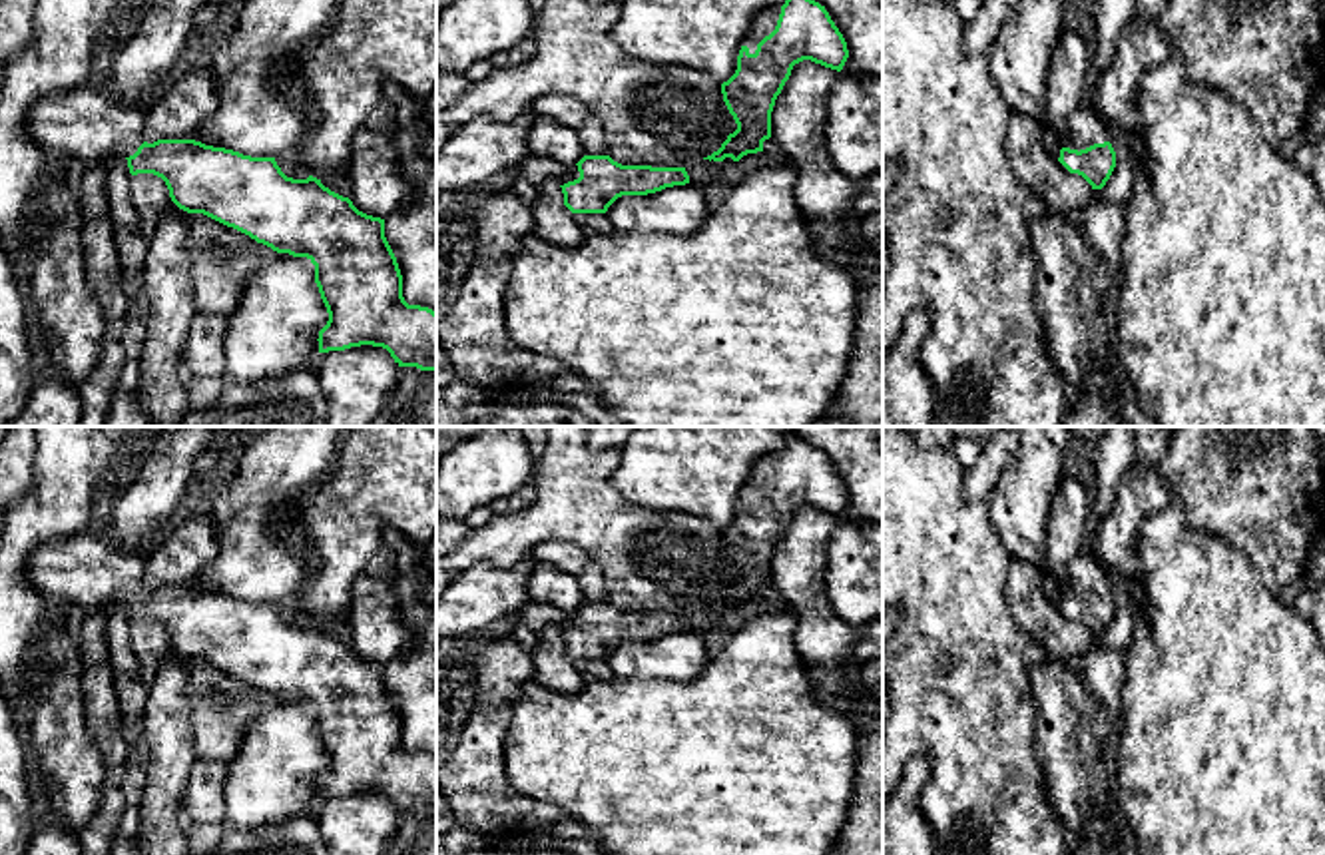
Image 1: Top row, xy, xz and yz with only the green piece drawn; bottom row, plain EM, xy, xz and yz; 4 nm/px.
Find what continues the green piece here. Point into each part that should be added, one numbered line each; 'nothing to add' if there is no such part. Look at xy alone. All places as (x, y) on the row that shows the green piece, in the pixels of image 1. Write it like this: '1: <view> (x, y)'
1: xy (82, 122)

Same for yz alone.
1: yz (1082, 128)

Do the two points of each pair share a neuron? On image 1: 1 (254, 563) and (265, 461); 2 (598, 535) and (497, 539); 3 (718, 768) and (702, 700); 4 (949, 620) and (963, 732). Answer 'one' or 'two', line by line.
1: one
2: one
3: one
4: one

